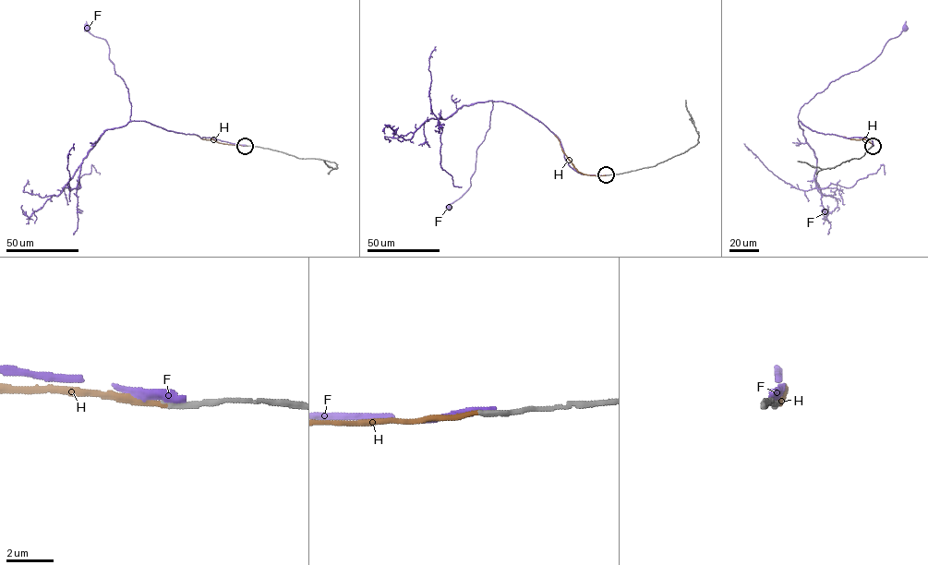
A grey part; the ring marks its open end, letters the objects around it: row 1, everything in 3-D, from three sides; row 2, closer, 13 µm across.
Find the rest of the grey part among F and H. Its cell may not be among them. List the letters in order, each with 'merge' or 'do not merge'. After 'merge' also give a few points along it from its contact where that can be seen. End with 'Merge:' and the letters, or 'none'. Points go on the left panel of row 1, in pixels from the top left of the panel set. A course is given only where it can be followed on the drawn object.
F: do not merge
H: merge | via (245, 146), (203, 139), (193, 134)
Merge: H

